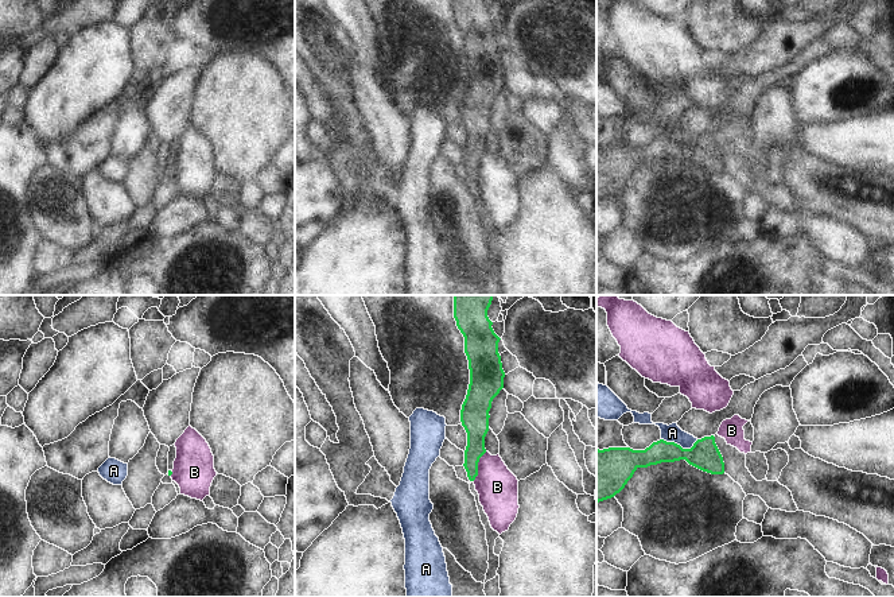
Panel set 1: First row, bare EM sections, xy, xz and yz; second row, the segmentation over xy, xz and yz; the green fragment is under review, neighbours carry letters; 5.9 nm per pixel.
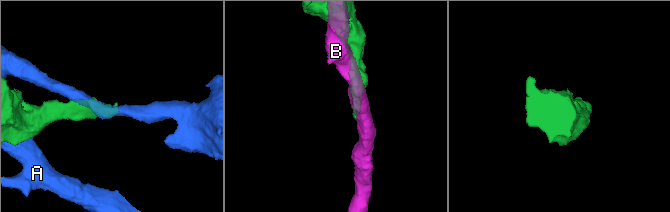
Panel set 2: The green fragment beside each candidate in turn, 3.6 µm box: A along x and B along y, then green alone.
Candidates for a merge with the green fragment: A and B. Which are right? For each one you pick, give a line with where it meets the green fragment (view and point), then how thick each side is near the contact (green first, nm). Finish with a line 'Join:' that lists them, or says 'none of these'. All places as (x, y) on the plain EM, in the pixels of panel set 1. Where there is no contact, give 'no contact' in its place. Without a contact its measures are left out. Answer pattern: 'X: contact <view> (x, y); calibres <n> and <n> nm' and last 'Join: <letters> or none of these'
Join: none of these

